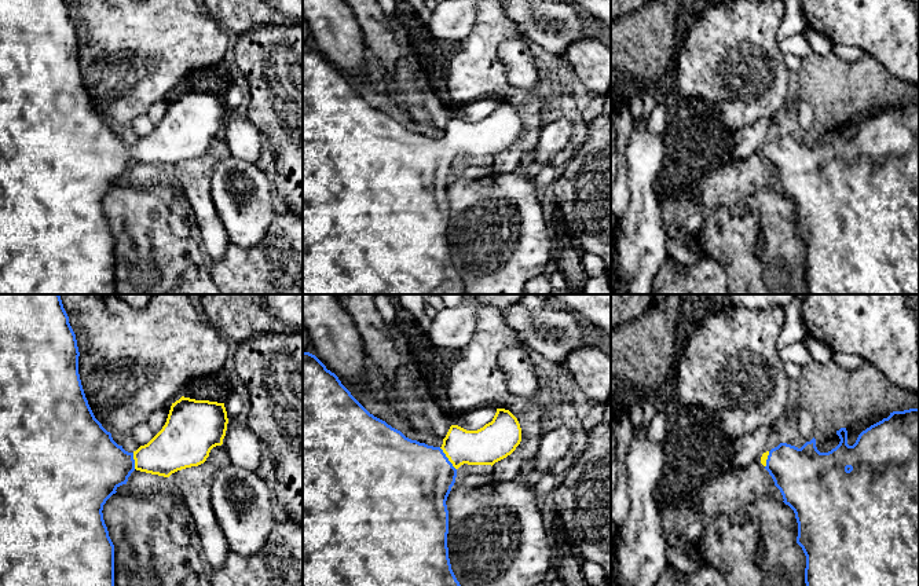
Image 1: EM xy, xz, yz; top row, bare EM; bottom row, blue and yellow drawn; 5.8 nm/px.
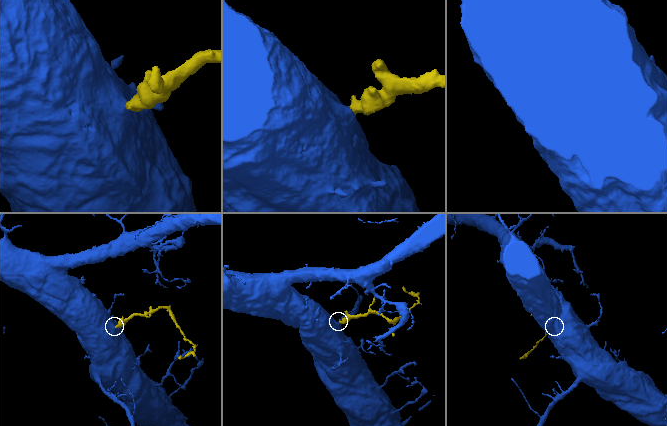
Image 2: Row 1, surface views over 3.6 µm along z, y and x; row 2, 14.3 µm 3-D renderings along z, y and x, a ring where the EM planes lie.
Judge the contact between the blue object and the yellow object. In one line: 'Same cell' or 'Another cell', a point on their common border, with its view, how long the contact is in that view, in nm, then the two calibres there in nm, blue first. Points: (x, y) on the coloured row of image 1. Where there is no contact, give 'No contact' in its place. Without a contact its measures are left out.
Same cell. Touches blue at xz (447, 458). Shared border 170 nm. Thickness 460 nm (blue) against 220 nm

